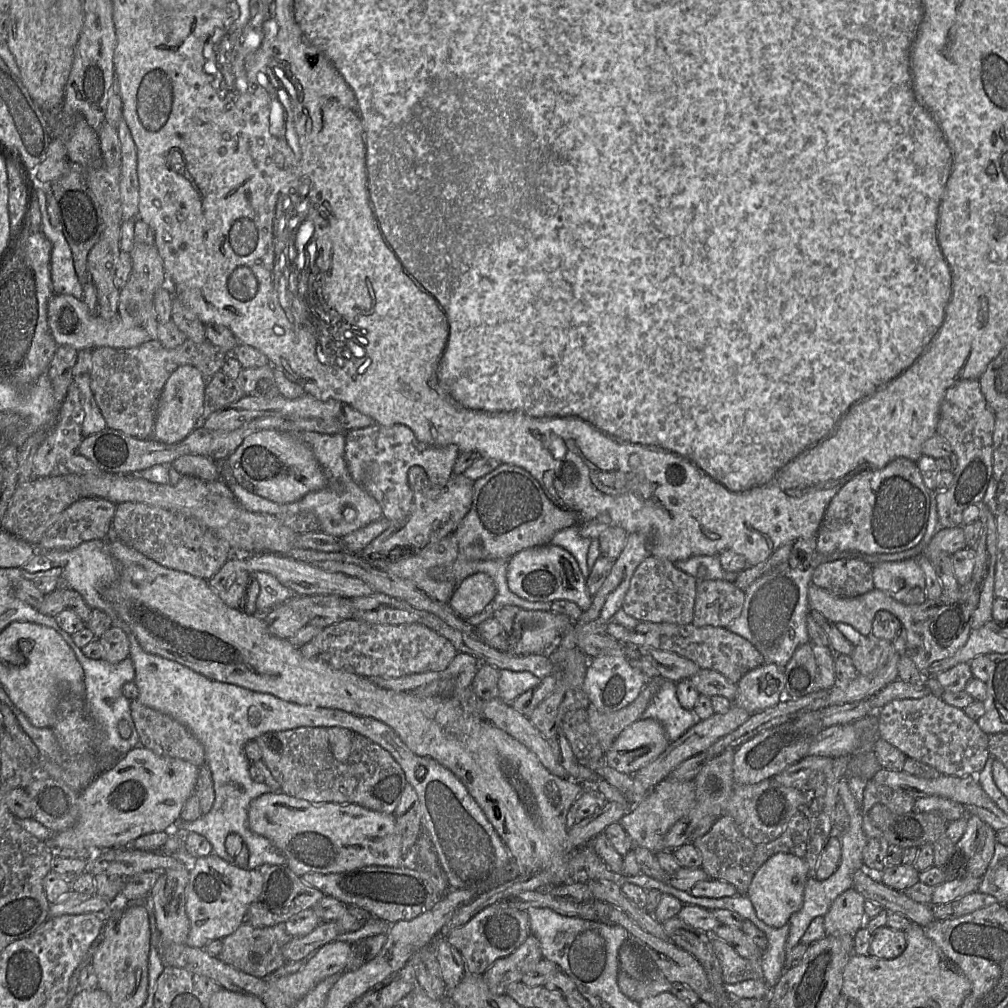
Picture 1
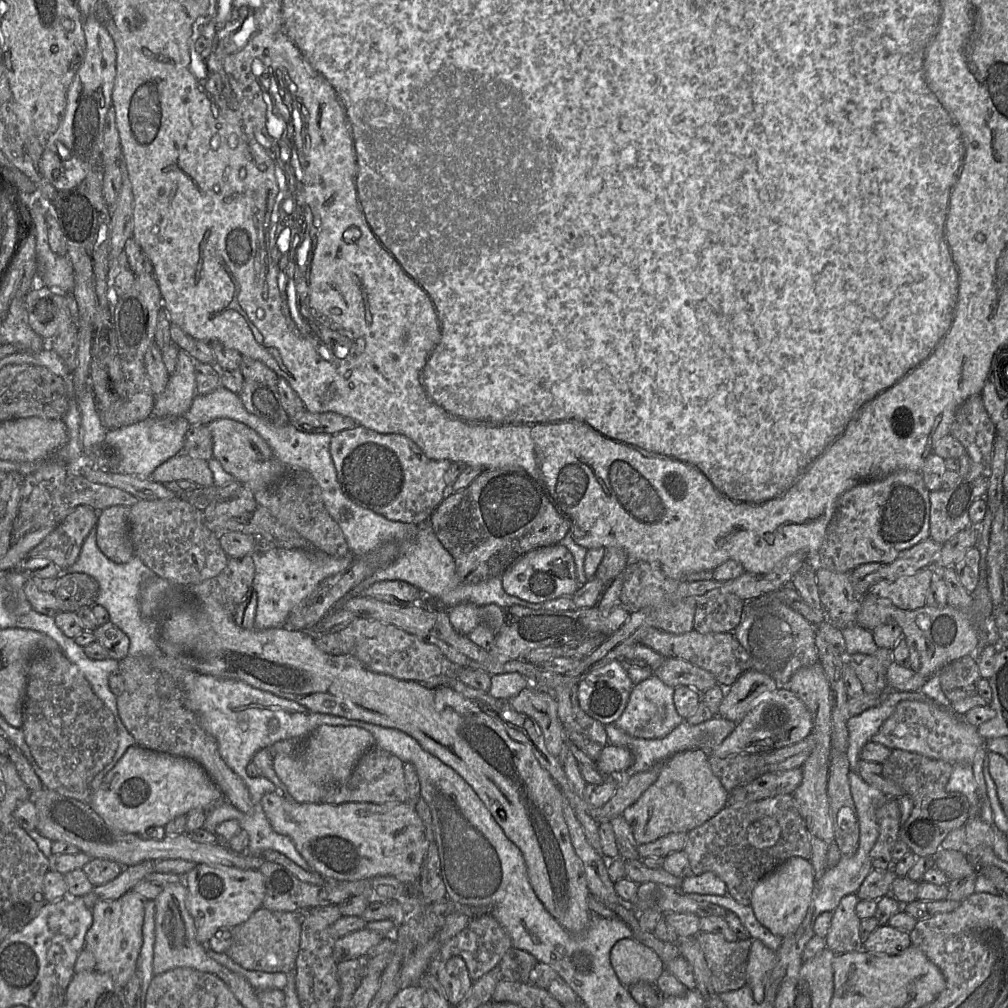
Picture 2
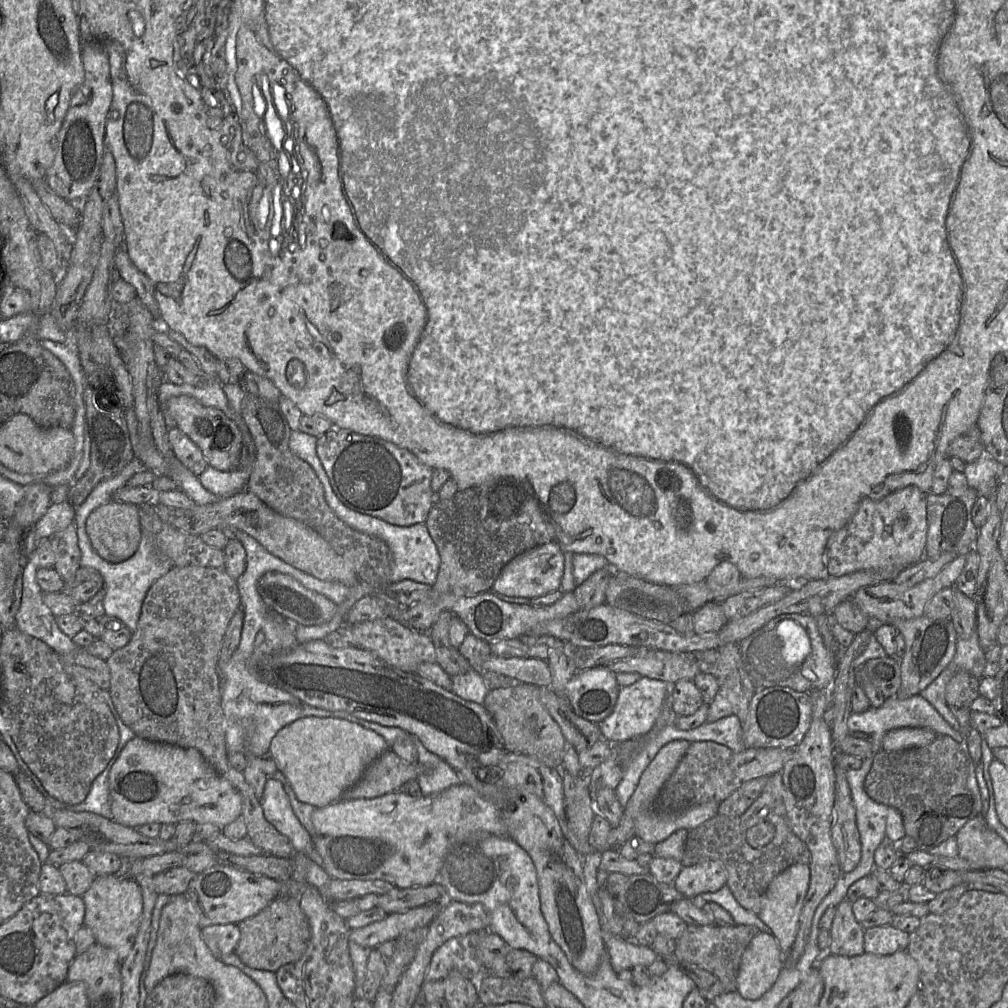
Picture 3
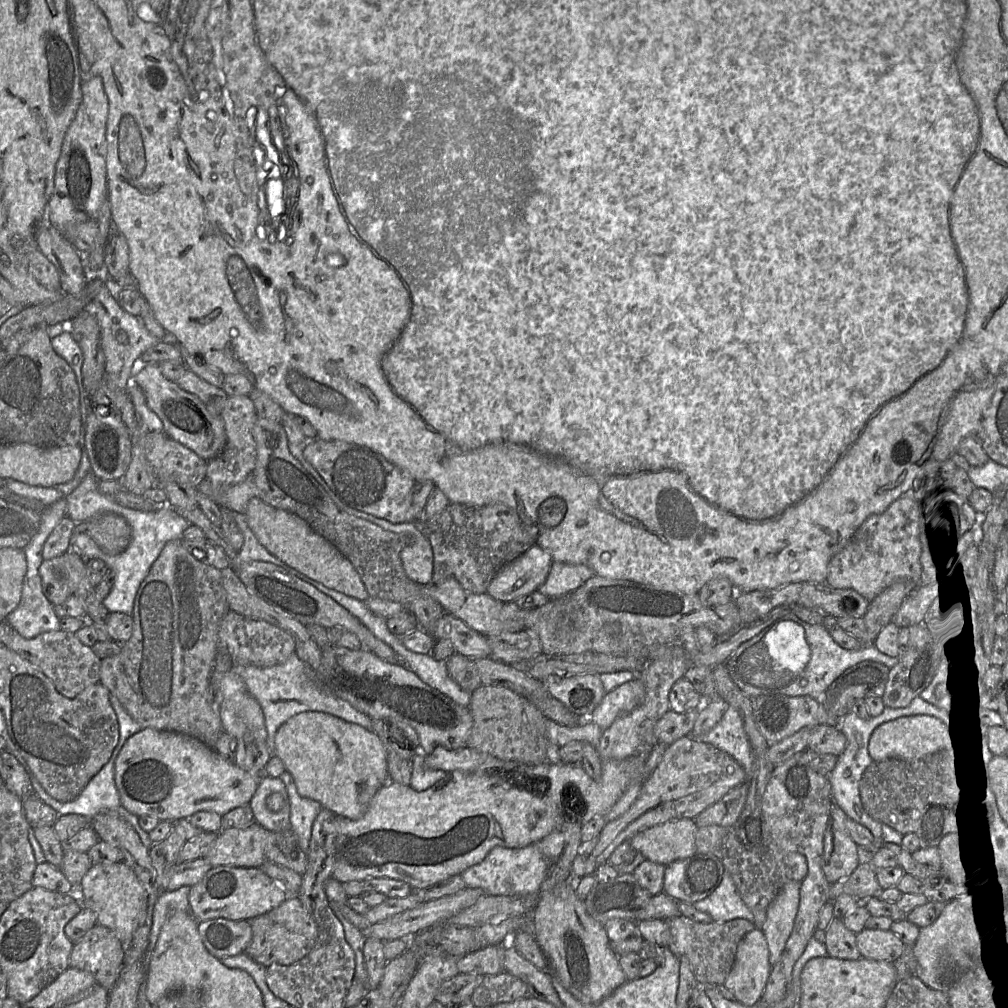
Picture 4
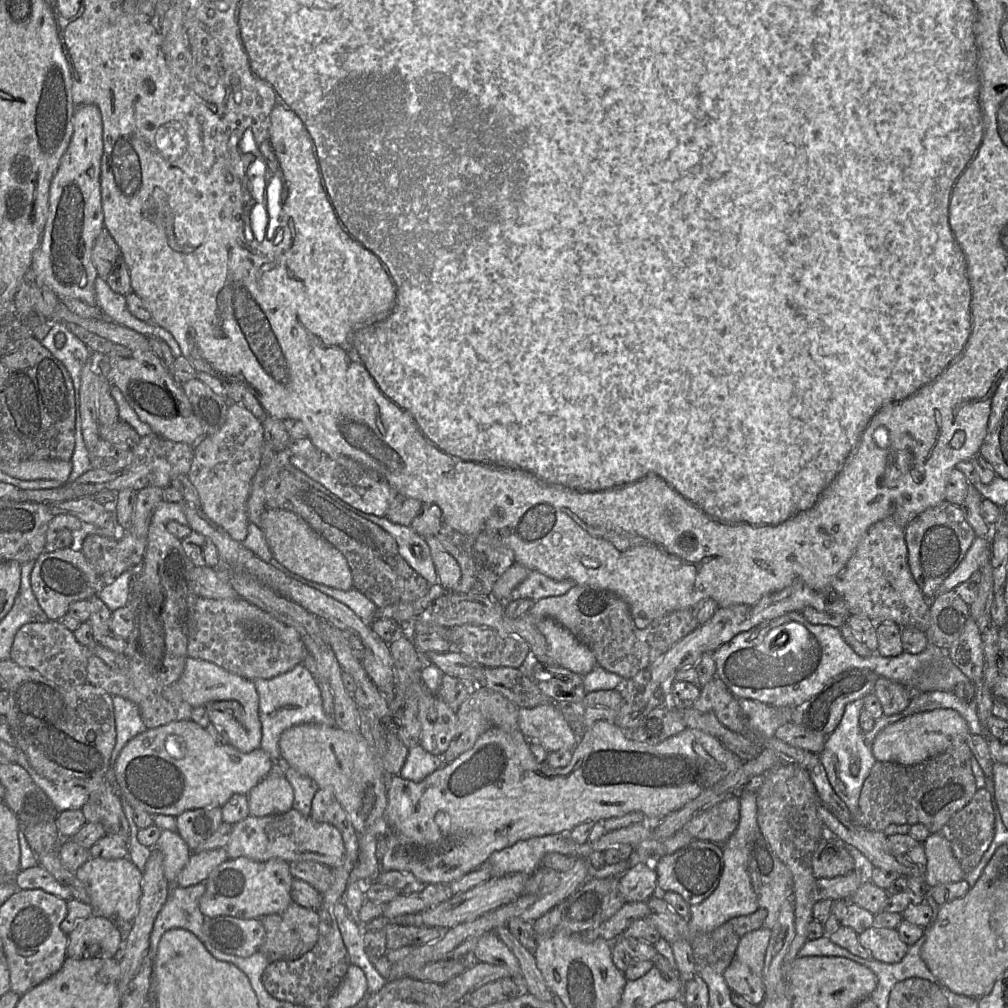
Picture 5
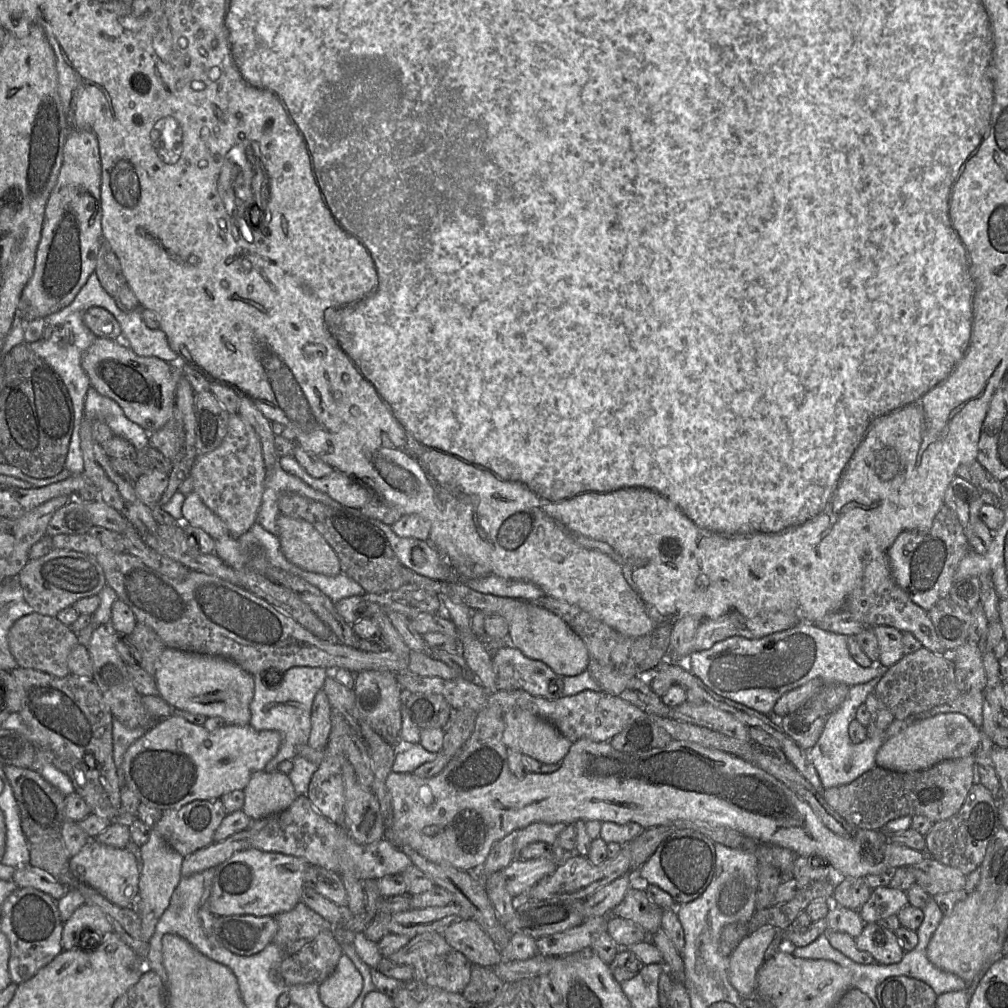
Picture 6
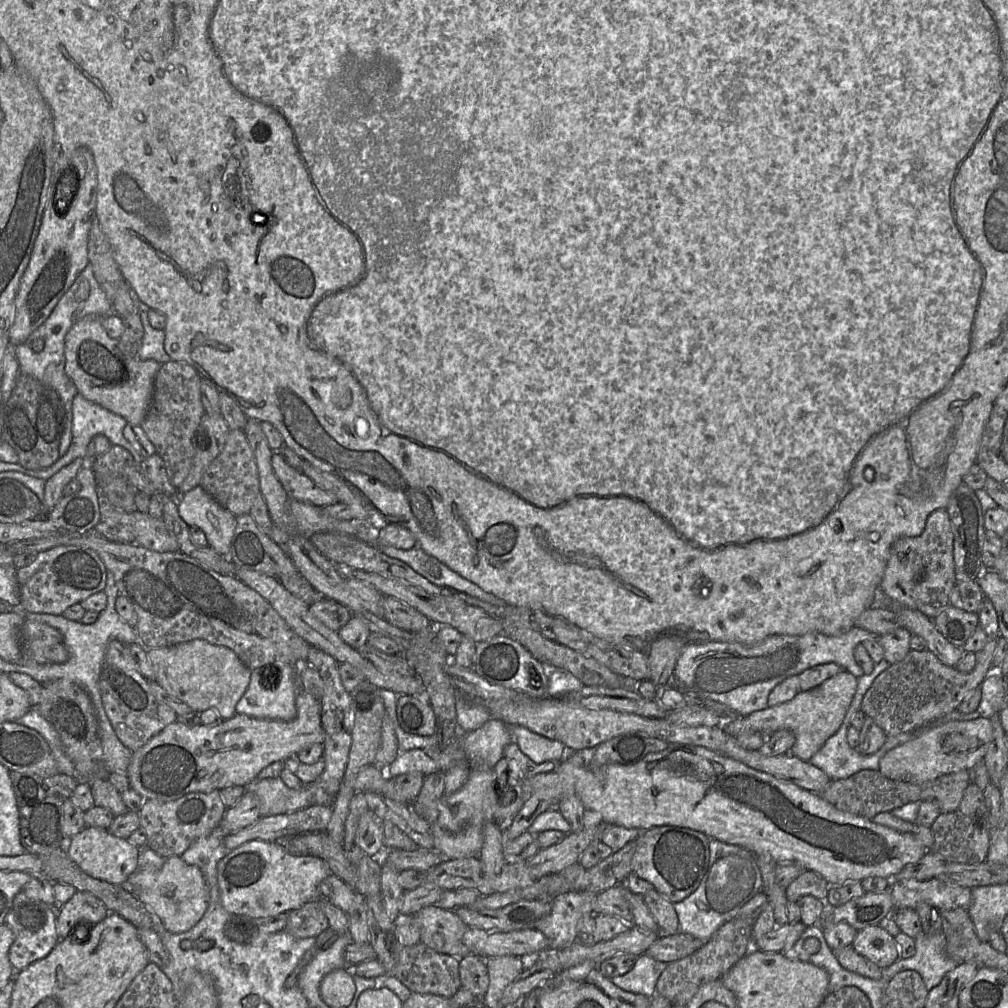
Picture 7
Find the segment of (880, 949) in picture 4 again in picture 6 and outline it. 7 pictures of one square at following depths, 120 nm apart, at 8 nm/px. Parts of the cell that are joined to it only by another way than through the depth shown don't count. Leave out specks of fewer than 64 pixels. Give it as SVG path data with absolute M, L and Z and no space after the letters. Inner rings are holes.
M878 922L866 924L855 943L859 950L869 953L879 964L898 963L905 953L896 934Z

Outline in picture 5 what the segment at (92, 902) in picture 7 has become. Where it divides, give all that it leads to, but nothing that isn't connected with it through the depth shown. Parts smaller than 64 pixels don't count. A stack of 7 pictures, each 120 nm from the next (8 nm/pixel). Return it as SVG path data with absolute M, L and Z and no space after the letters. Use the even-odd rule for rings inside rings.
M92 914L68 934L67 957L118 958L124 935L109 918Z

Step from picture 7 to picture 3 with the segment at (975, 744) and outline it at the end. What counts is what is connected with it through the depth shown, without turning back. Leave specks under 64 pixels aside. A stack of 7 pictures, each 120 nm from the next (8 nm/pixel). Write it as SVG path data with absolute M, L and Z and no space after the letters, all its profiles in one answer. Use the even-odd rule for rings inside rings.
M920 727L897 728L887 732L882 740L882 750L897 751L927 746L935 741L937 734Z

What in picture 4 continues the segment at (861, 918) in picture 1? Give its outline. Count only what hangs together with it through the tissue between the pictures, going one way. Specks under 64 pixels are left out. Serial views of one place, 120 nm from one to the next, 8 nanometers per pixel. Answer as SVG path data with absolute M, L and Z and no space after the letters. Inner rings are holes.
M833 918L826 929L825 946L828 955L847 960L859 959L861 953L856 936L845 926L842 918Z

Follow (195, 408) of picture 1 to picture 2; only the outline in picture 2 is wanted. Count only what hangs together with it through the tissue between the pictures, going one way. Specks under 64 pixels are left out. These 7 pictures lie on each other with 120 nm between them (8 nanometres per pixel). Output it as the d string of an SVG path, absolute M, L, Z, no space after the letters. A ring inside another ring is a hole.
M179 349L176 370L170 376L162 394L156 398L152 416L184 416L198 394L194 366L195 360L187 352Z

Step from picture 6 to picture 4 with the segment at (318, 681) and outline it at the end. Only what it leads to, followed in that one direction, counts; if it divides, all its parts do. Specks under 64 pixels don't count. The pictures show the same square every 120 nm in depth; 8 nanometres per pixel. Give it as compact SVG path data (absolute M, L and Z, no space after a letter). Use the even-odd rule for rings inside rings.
M296 653L285 662L275 666L265 668L252 665L235 666L232 670L244 681L247 691L257 700L262 709L267 732L266 743L271 756L275 751L274 739L277 730L283 723L299 713L322 712L366 729L372 728L370 717L320 686L313 672L297 657Z

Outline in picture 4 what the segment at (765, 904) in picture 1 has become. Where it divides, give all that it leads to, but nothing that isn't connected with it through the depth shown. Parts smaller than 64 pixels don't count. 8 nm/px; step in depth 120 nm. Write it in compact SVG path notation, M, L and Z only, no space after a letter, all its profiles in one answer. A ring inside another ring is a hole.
M791 881L787 883L768 906L766 920L762 926L762 931L768 943L769 963L771 966L775 965L780 959L786 943L792 933L794 921L799 907L800 888L801 881Z

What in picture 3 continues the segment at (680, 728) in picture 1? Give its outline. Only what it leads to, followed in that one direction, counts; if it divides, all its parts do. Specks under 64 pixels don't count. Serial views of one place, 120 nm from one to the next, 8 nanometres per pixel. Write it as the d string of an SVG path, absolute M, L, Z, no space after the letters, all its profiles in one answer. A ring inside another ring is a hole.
M642 677L637 682L621 687L613 712L597 723L602 739L612 743L642 737L649 733L656 719L669 701L671 684L657 679Z

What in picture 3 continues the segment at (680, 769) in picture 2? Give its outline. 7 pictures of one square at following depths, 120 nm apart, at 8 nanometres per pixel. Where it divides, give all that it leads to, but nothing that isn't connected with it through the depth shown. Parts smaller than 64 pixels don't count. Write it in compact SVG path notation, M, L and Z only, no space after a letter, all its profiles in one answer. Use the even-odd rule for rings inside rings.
M686 740L671 741L664 745L642 773L634 794L623 808L623 812L629 815L634 821L635 835L647 843L659 843L679 829L690 831L718 814L720 803L716 801L692 805L675 812L663 813L657 811L655 808L656 799L664 783L676 770L689 745L690 742Z

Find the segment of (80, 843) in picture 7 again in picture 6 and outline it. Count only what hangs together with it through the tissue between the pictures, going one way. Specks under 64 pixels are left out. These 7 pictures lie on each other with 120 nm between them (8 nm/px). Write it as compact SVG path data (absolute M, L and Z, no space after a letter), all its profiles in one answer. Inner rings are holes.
M89 839L79 853L69 859L73 874L83 883L97 890L111 903L120 907L134 907L138 898L139 863L129 848L115 848Z

